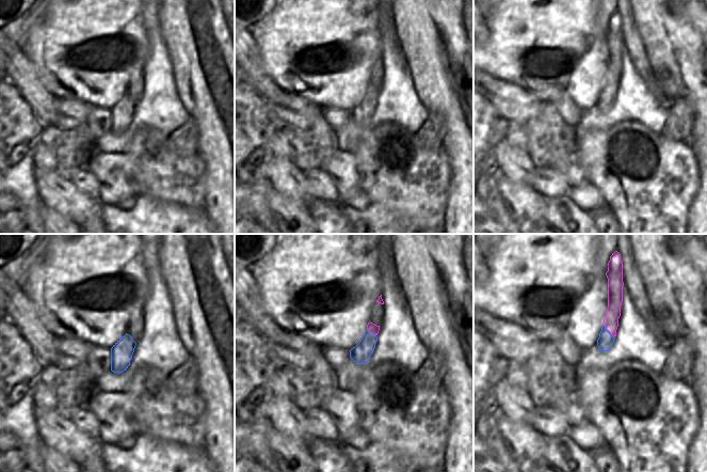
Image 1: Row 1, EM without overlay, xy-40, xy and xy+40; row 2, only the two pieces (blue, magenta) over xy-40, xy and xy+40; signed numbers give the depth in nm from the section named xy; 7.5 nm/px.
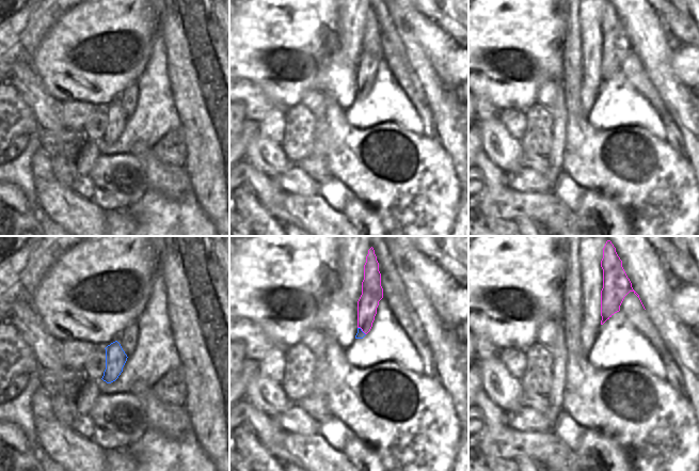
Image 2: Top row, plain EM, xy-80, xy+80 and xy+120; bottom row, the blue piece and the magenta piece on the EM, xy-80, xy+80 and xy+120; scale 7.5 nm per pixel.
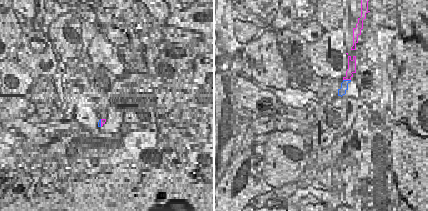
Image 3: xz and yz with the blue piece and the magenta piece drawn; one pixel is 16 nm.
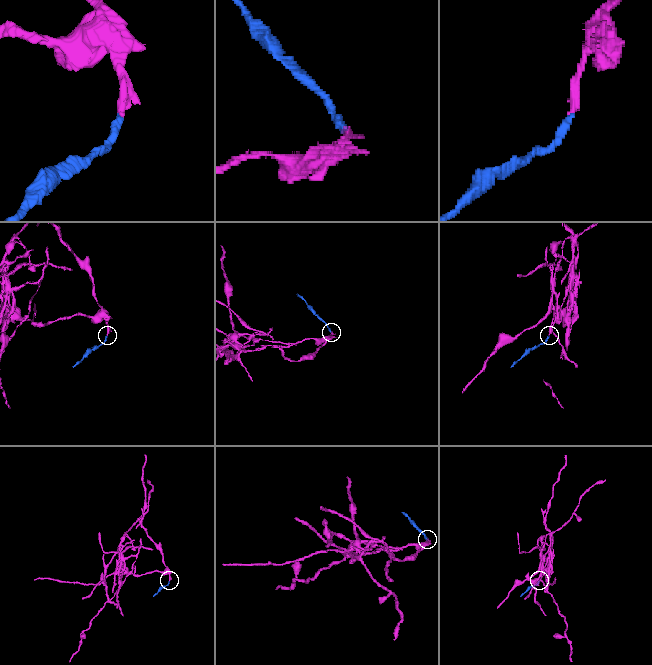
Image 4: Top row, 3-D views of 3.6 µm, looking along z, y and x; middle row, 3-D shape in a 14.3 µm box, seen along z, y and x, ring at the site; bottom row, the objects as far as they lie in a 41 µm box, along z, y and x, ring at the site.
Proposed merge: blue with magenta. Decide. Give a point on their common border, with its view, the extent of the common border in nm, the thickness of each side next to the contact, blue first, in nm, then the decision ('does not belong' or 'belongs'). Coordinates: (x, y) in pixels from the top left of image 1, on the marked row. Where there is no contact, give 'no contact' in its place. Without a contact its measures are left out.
contact xy+40 (609, 332); length 130 nm; calibres 120 and 110 nm; does not belong

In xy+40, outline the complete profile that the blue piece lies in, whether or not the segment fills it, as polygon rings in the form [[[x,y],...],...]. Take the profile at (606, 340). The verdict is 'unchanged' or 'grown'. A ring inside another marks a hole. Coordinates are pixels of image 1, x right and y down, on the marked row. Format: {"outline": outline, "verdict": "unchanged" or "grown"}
{"outline": [[[601,326],[601,331],[599,333],[599,337],[597,340],[597,346],[600,351],[609,351],[613,342],[615,340],[615,336],[613,336],[605,326]]], "verdict": "unchanged"}

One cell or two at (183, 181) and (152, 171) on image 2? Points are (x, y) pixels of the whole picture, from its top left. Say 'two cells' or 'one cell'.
one cell

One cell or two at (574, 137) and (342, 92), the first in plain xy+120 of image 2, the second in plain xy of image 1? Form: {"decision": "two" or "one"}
{"decision": "two"}

